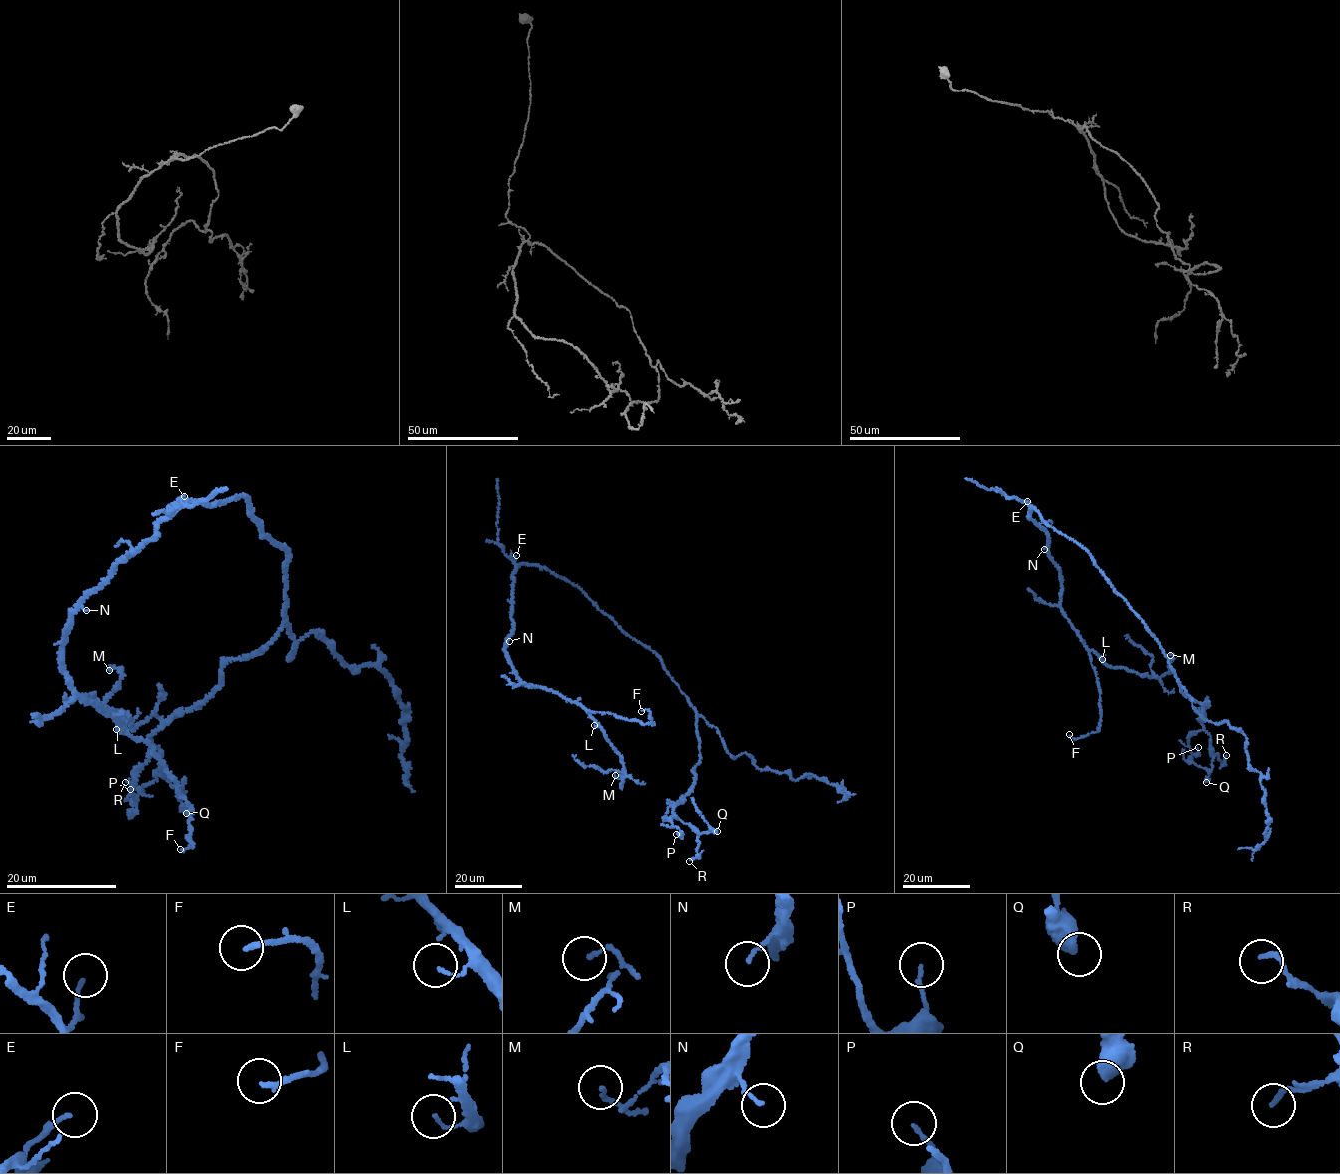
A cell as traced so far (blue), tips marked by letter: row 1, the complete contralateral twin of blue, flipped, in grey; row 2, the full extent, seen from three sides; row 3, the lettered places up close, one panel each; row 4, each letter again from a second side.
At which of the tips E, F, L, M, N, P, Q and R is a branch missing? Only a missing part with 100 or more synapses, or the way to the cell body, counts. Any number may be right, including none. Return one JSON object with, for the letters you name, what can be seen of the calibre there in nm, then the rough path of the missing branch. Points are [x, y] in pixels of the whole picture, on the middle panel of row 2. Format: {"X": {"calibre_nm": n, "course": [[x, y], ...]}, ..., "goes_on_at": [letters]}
{"goes_on_at": []}

